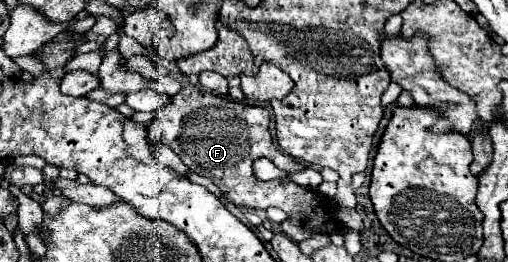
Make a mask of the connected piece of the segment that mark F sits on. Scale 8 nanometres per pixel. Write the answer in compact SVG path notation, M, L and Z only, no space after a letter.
M193 85L183 87L173 99L171 105L161 109L155 121L149 125L149 141L169 145L181 161L195 173L209 177L233 205L247 209L267 209L279 207L289 219L281 223L281 231L295 239L297 243L317 235L341 231L343 225L333 213L333 205L327 197L311 187L301 187L291 181L291 177L281 177L275 181L259 181L253 175L251 163L257 157L271 159L279 169L287 173L299 173L307 165L283 153L269 133L269 111L261 105L247 105L241 101L229 101L229 97L219 97L209 91L197 89Z

